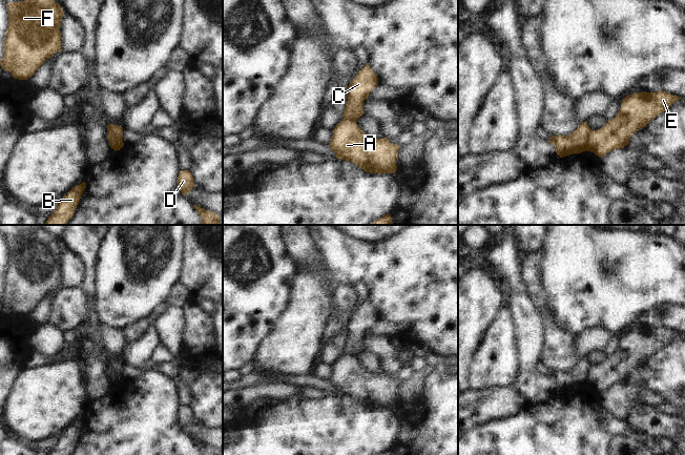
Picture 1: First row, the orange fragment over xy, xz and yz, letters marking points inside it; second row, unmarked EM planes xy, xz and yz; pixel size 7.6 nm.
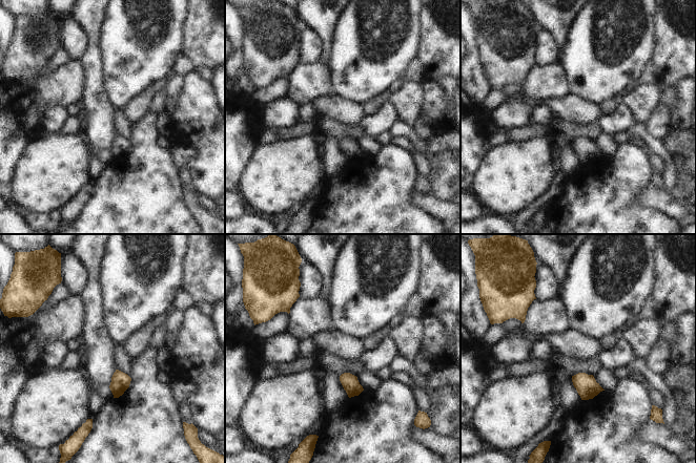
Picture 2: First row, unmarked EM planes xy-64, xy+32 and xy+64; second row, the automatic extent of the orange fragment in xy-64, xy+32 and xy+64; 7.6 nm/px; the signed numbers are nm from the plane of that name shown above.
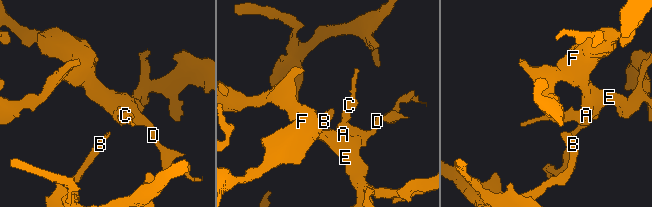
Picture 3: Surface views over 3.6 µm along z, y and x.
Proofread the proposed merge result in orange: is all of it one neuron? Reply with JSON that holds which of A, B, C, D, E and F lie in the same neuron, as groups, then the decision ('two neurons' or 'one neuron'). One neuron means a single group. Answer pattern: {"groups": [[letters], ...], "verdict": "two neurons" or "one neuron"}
{"groups": [["A", "B", "D", "E", "F"], ["C"]], "verdict": "two neurons"}

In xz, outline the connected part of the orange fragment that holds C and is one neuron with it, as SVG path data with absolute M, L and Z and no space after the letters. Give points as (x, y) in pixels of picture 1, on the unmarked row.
M367 298L349 318L342 353L357 356L364 350L364 336L377 320L378 313Z

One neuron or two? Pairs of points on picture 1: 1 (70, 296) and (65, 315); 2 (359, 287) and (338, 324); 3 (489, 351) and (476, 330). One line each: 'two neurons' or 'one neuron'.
1: one neuron
2: one neuron
3: two neurons

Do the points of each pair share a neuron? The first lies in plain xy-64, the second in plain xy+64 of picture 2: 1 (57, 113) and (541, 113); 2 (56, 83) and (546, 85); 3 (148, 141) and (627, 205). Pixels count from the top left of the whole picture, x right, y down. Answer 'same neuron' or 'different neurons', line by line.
1: different neurons
2: same neuron
3: same neuron

